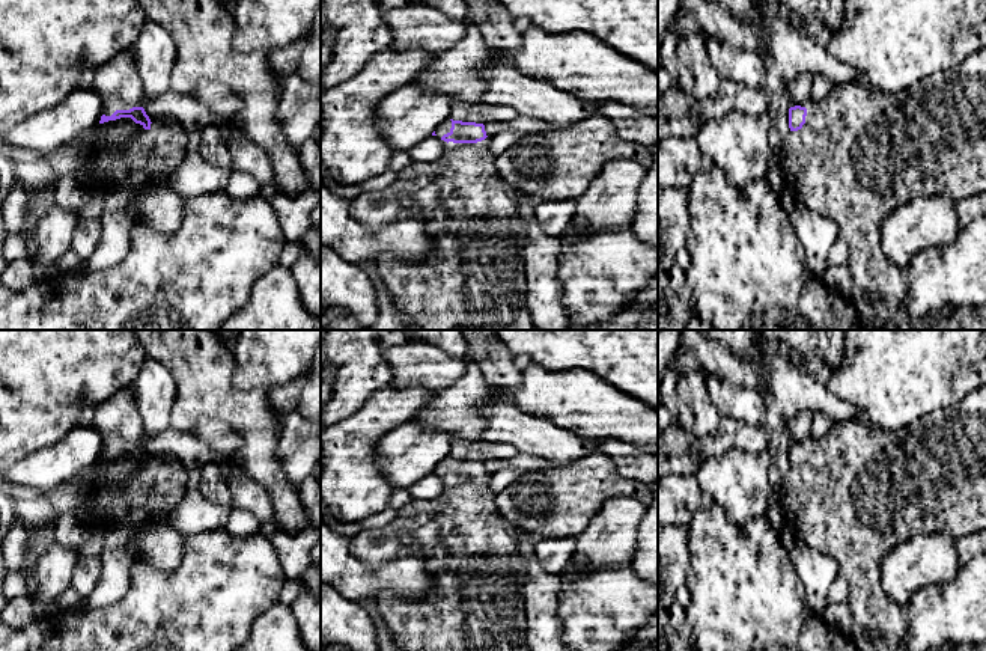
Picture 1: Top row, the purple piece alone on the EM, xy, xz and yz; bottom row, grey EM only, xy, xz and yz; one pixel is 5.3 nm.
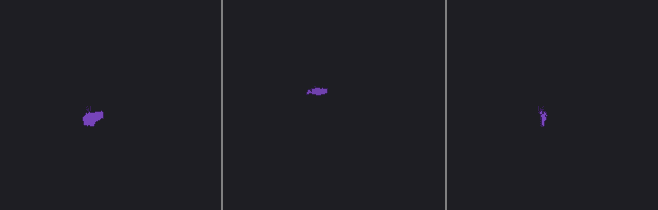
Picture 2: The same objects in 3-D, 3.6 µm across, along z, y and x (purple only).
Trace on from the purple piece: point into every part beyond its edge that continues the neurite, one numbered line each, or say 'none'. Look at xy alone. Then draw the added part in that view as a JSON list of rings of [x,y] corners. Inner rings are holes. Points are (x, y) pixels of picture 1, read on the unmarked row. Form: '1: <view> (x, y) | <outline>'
1: xy (118, 419) | [[[132,387],[122,389],[96,405],[93,426],[104,436],[104,452],[143,442],[143,420]]]

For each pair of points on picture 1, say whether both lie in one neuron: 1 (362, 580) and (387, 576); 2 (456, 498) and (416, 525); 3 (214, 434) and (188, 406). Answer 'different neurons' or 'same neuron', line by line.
1: same neuron
2: same neuron
3: different neurons

